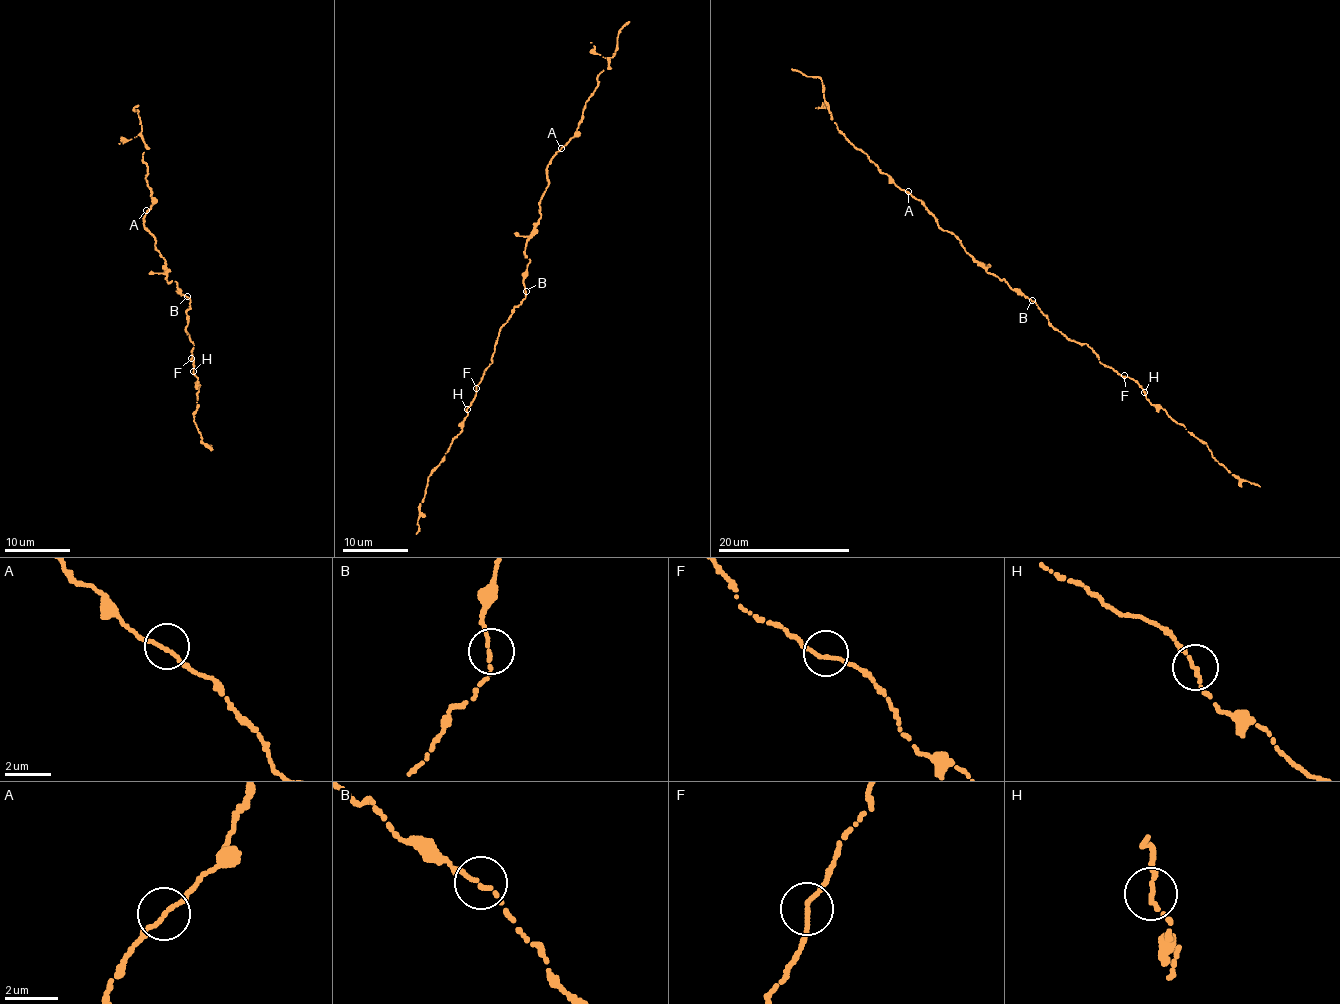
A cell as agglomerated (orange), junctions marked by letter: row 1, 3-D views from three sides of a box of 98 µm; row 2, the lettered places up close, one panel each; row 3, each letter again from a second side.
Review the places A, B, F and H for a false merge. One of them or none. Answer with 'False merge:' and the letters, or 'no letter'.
False merge: no letter

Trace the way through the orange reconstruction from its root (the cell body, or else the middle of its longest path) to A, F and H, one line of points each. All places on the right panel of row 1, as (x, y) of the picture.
A: (1017, 292), (1005, 280), (986, 271), (952, 233), (941, 228), (929, 211), (908, 191)
F: (1017, 292), (1035, 301), (1052, 326), (1071, 340), (1087, 344), (1101, 363), (1124, 375)
H: (1017, 292), (1035, 301), (1052, 326), (1071, 340), (1087, 344), (1101, 363), (1123, 377), (1131, 377), (1145, 392)

